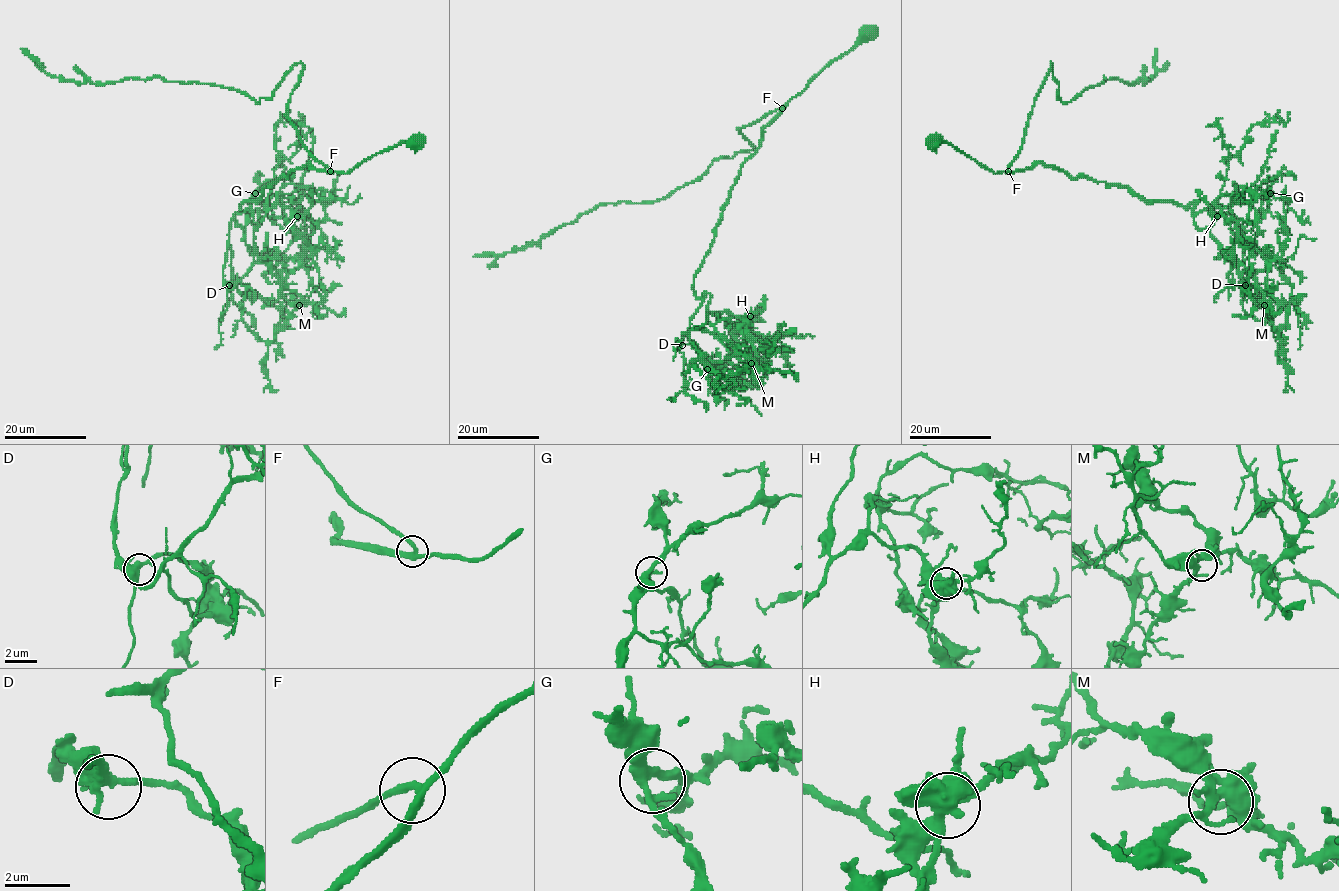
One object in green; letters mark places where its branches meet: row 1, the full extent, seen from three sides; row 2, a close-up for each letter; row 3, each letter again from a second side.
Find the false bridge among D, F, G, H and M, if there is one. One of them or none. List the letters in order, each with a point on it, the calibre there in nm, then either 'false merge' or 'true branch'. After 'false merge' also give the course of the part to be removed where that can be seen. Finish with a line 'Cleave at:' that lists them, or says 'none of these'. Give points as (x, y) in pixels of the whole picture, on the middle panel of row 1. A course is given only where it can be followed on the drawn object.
D: at (682, 345); 440 nm thick; true branch
F: at (782, 108); 240 nm thick; true branch
G: at (707, 369); 320 nm thick; true branch
H: at (750, 316); 550 nm thick; false merge; foreign part runs (749, 316), (742, 332), (754, 365), (698, 327), (688, 334), (733, 386), (720, 376), (718, 386), (730, 383)
M: at (751, 363); 200 nm thick; true branch
Cleave at: H

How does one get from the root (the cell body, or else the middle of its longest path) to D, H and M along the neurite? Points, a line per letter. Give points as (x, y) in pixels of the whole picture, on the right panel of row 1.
D: (930, 141), (993, 173), (1043, 164), (1148, 200), (1198, 201), (1195, 214), (1227, 214), (1244, 235), (1245, 285)
H: (930, 141), (993, 173), (1043, 164), (1148, 200), (1198, 201), (1199, 229), (1212, 224), (1213, 203), (1217, 216)
M: (930, 141), (993, 173), (1043, 164), (1148, 200), (1198, 201), (1193, 222), (1264, 305)

